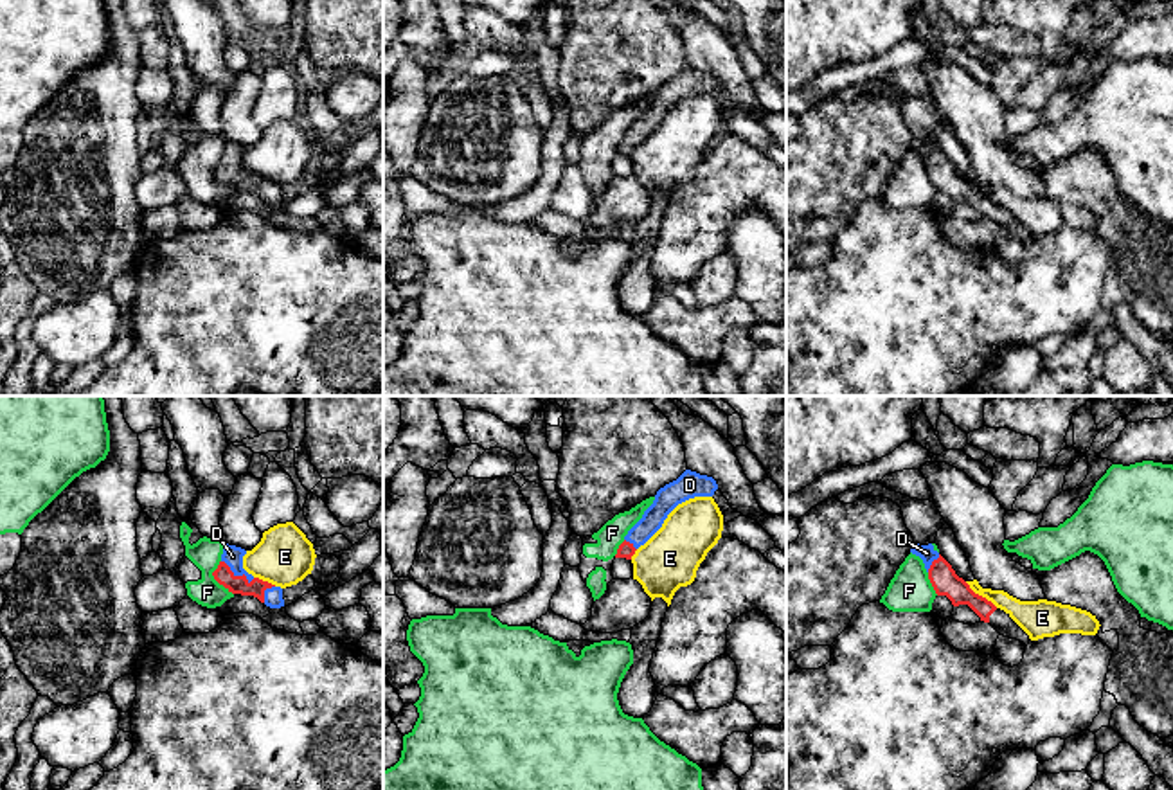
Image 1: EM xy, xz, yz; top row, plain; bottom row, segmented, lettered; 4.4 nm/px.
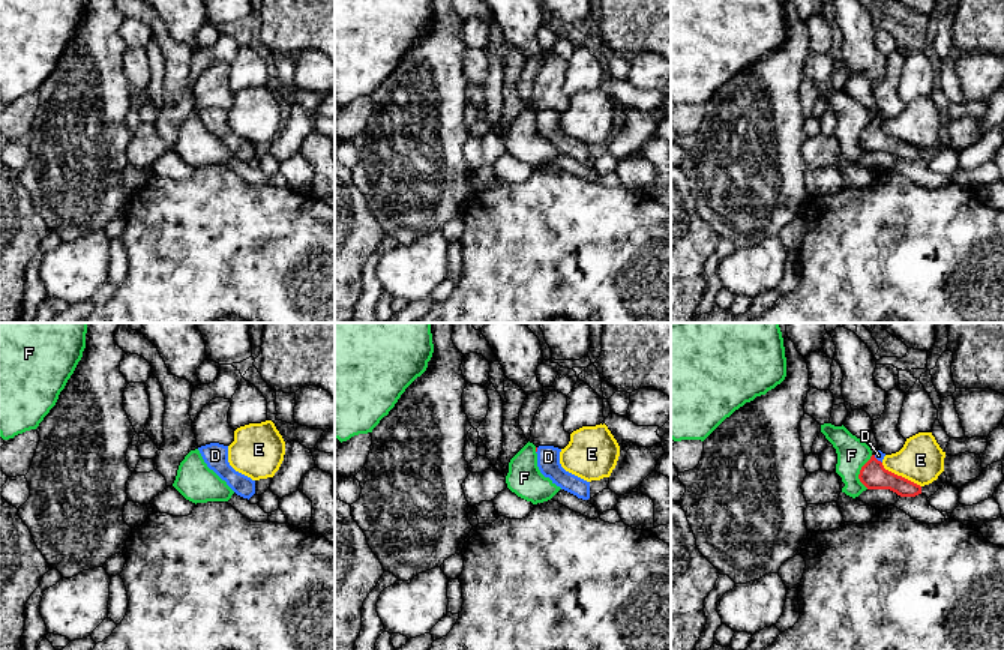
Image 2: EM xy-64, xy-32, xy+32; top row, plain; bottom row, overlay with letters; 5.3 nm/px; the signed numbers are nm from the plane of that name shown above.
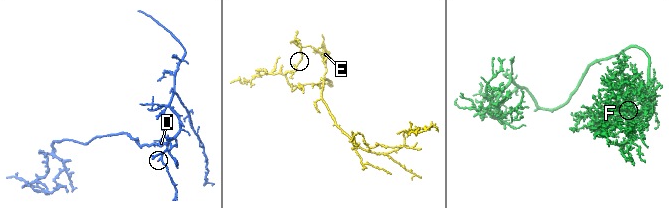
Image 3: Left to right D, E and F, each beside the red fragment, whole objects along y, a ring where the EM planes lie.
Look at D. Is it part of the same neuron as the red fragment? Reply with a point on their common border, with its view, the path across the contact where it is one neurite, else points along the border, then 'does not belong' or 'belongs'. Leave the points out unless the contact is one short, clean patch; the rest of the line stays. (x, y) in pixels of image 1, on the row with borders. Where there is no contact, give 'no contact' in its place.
contact xy (238, 576); way xy (222, 574), (238, 576), (232, 556); belongs

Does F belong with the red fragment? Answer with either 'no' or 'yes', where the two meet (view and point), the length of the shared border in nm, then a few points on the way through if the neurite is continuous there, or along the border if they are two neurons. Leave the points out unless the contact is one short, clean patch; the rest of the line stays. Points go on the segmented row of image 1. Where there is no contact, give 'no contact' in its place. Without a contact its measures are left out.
no; contact xy (214, 578); length 170 nm; border xy (220, 560), (213, 576), (232, 594)

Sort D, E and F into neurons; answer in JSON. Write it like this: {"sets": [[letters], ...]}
{"sets": [["D"], ["E"], ["F"]]}

